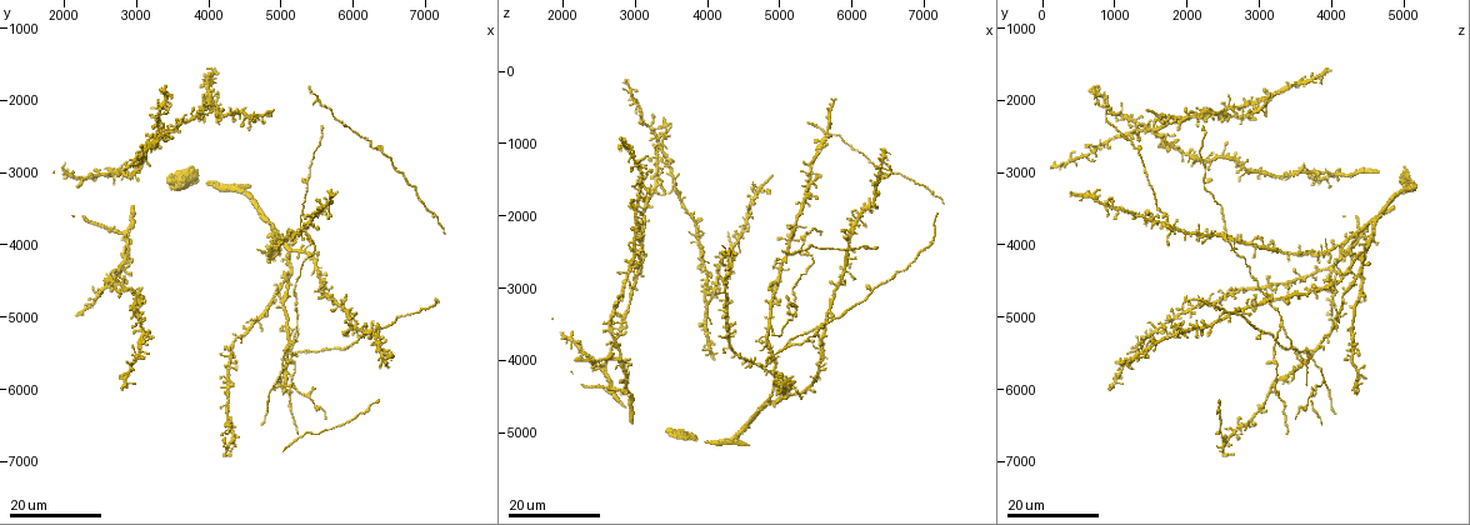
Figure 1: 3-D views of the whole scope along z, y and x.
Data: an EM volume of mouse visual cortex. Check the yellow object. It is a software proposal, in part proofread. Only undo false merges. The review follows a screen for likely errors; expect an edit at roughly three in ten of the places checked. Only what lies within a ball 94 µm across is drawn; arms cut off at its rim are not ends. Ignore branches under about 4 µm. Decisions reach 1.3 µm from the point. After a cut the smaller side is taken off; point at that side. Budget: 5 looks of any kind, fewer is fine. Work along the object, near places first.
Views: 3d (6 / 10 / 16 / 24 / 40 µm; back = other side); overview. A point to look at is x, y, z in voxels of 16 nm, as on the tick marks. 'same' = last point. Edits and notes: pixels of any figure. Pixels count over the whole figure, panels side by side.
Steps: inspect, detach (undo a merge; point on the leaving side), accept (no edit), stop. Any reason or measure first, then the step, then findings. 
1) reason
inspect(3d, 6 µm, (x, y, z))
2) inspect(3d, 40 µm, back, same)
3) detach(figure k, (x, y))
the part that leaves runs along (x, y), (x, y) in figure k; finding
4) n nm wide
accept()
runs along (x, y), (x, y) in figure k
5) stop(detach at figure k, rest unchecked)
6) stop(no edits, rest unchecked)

sudden change in width
inspect(3d, 24 µm, (5550, 2500, 2300))

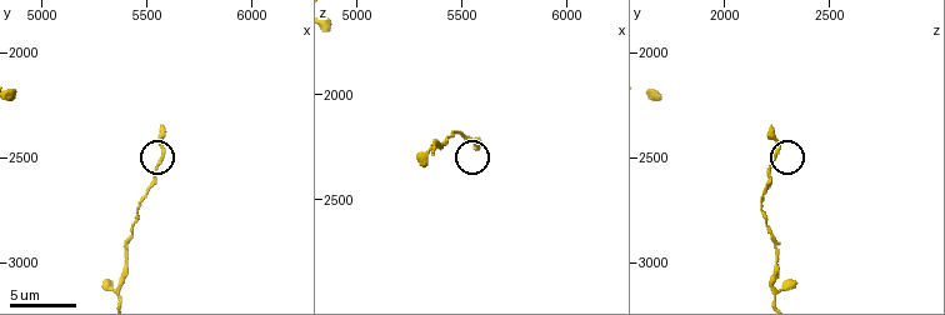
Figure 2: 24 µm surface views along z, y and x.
inspect(3d, 10 µm, (5590, 2480, 2240))

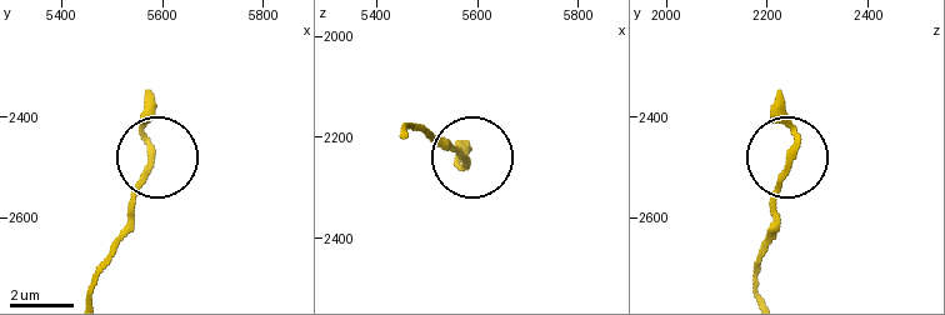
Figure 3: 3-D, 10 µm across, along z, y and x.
accept()
runs along (89, 293), (149, 159) in figure 3; all the same neuron

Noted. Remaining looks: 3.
inspect(3d, 16 µm, (4850, 3750, 4500))

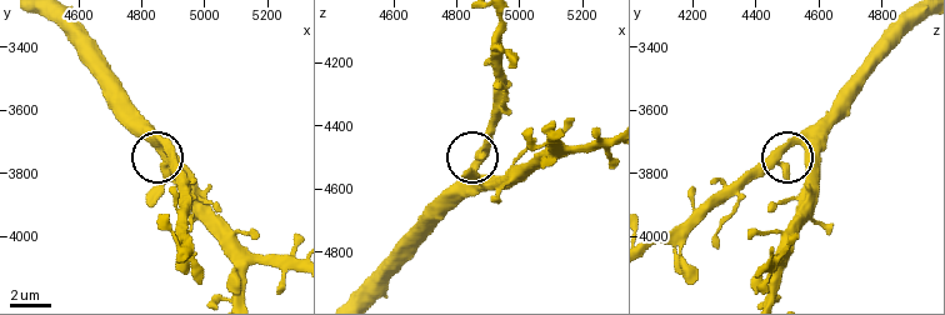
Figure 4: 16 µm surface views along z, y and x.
closer look
inspect(3d, 6 µm, (4860, 3700, 4540))

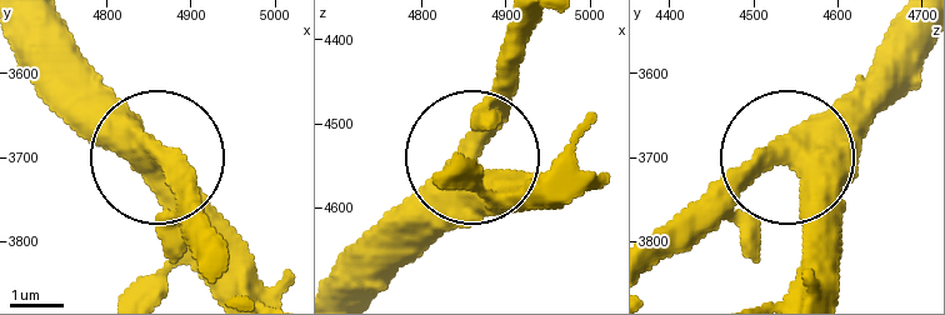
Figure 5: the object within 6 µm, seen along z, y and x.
side arm 108 µm
accept()
continuous, no second neuron

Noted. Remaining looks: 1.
stop(no edits, rest unchecked)

